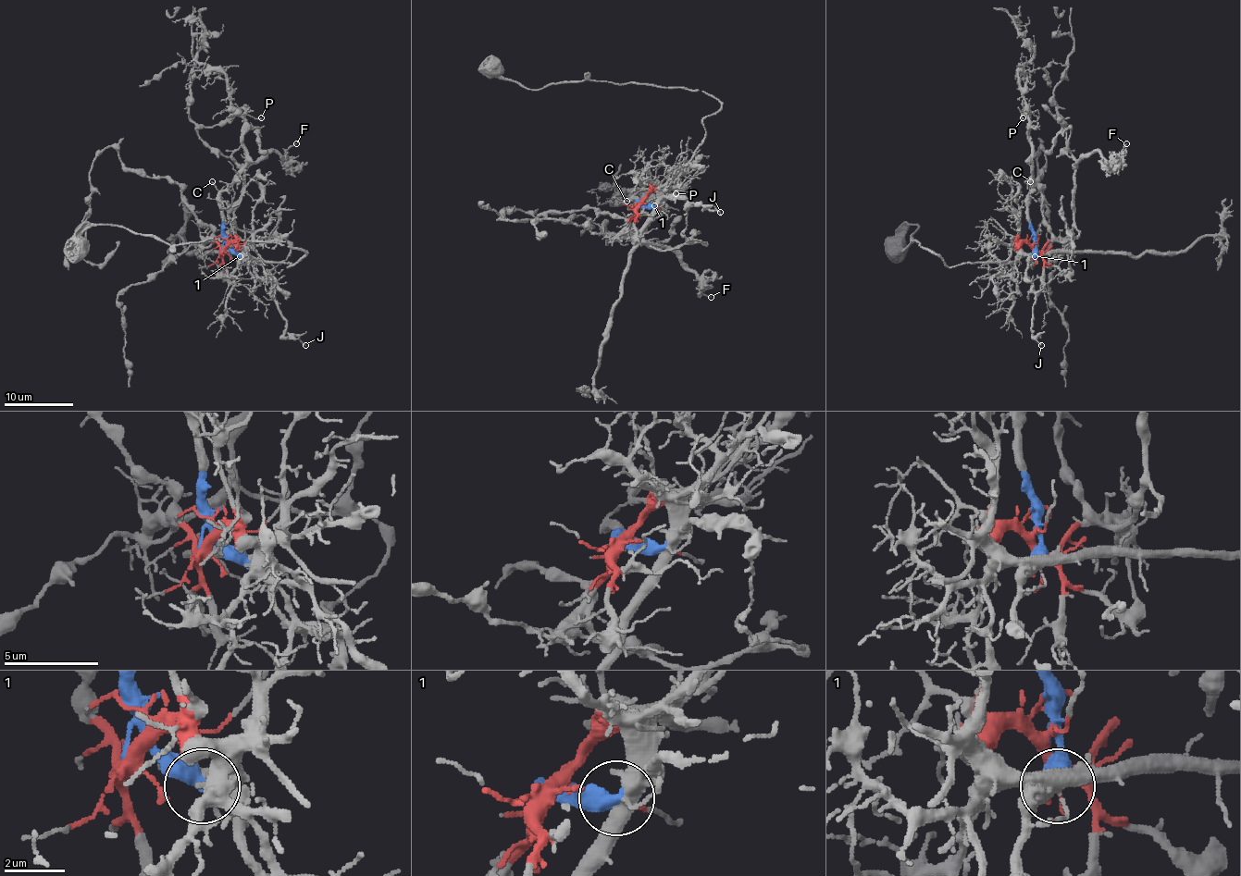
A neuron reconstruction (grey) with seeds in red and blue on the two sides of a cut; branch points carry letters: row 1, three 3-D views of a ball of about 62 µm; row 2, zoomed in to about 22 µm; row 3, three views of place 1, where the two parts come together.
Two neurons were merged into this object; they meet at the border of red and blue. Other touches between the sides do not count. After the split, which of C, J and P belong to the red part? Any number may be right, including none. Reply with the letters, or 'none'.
none

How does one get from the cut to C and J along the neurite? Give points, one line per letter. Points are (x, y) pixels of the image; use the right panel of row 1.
C: (1034, 247), (1028, 200), (1030, 181)
J: (1034, 247), (1035, 257), (1028, 264), (1026, 277), (1034, 284), (1035, 303), (1032, 334), (1040, 345)

